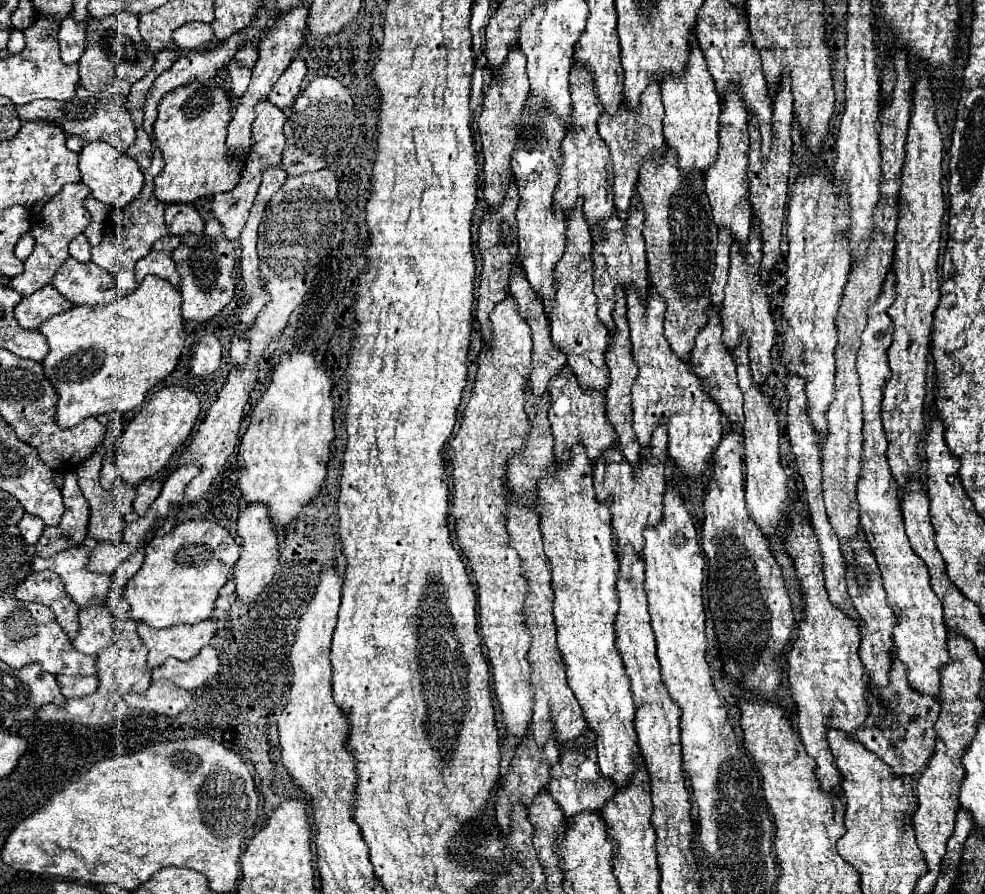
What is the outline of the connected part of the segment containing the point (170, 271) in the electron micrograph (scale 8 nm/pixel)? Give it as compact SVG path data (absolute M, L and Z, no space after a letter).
M152 250L142 260L136 262L136 280L144 280L144 276L148 276L148 274L170 280L170 284L180 288L180 278L178 278L178 272L176 272L176 264L174 264L172 256L166 254L166 252Z

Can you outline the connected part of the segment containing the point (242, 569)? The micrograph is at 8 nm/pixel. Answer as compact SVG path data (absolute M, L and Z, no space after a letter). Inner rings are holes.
M246 506L238 516L238 534L242 538L240 546L240 560L234 566L232 580L236 582L238 598L248 604L254 602L258 594L270 584L274 576L274 568L278 566L278 534L274 534L274 526L266 514L264 506Z

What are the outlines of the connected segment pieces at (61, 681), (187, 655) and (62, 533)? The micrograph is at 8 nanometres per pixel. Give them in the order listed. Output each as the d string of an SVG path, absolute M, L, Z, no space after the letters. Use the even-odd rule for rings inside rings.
M56 676L56 682L66 698L88 696L94 692L94 676Z
M206 620L196 626L178 624L164 630L140 622L138 634L148 648L148 668L156 668L170 656L180 660L194 658L198 650L214 636L214 620Z
M76 472L64 474L64 514L58 526L44 526L40 540L36 542L36 556L50 558L62 550L82 546L88 536L88 520L90 520L90 506L76 482Z

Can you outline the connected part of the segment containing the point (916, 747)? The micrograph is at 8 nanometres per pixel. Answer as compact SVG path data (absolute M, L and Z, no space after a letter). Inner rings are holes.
M894 656L890 668L890 684L880 690L874 690L868 684L868 694L866 694L868 716L862 728L858 728L854 736L870 752L882 756L882 760L896 774L913 776L925 769L928 758L934 752L934 722L938 718L940 704L936 702L936 698L914 690L908 684L906 674L908 674L906 666L902 666L902 662ZM876 692L880 692L880 696Z

